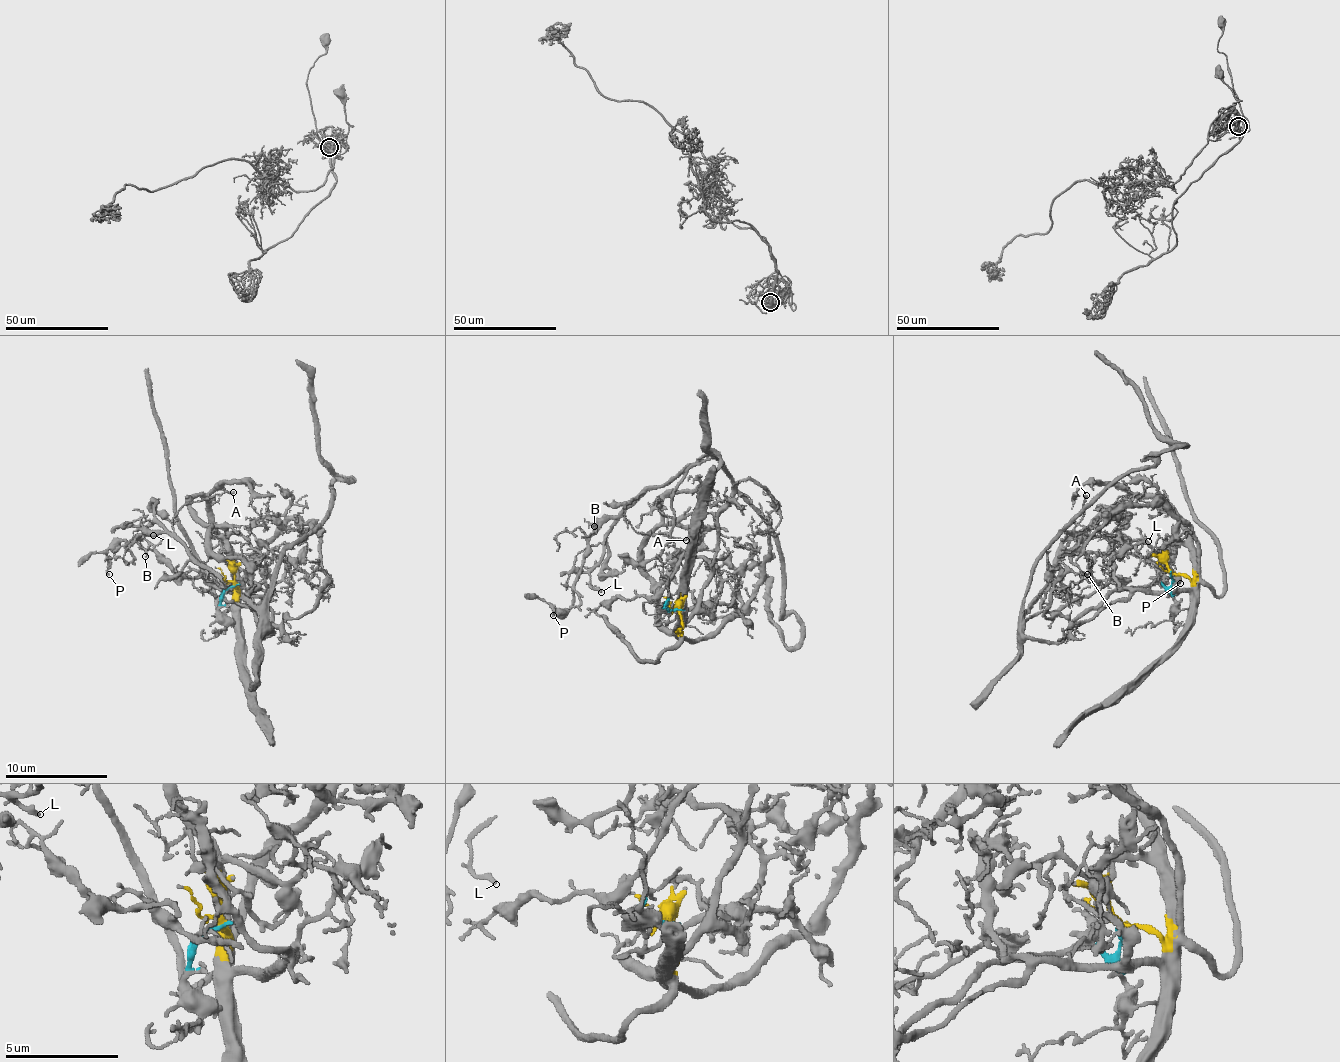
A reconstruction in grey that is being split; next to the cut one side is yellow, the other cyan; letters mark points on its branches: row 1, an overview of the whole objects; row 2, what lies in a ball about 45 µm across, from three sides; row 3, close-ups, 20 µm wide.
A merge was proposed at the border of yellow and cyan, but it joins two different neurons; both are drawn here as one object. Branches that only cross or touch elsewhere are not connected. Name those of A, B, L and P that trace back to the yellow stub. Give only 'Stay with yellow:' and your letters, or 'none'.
Stay with yellow: none

